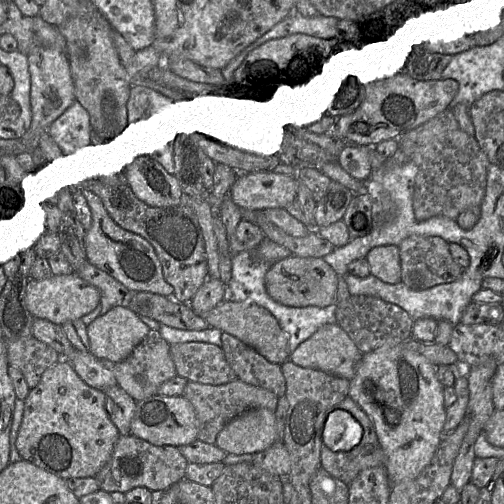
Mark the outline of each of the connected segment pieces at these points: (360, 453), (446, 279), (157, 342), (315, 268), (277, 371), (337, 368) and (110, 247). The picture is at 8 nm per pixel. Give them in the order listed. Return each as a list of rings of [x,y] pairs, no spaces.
[[[348,396],[334,408],[351,413],[362,425],[363,437],[360,444],[349,451],[334,452],[322,445],[321,468],[346,485],[350,485],[363,470],[384,467],[385,454],[372,420],[351,397]]]
[[[411,235],[399,245],[401,283],[413,290],[424,290],[458,280],[464,268],[457,264],[449,251],[449,242],[439,236]]]
[[[150,329],[144,339],[124,360],[114,362],[100,359],[103,365],[116,377],[117,384],[135,401],[140,401],[157,393],[159,386],[176,376],[174,362],[170,355],[170,344],[157,330]]]
[[[291,255],[271,265],[265,274],[265,288],[269,297],[285,306],[326,307],[335,303],[339,275],[320,257]]]
[[[222,333],[221,349],[236,379],[272,391],[278,398],[285,396],[286,382],[281,365],[269,362],[238,338]]]
[[[337,323],[325,324],[289,355],[289,361],[305,368],[351,380],[362,353]]]
[[[92,178],[82,180],[81,191],[91,211],[92,222],[85,233],[86,259],[122,283],[129,290],[148,291],[171,296],[173,287],[164,279],[162,265],[153,246],[141,235],[117,224],[96,194]]]

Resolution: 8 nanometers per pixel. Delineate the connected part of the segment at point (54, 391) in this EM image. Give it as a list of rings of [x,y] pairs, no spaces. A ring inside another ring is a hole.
[[[60,359],[48,367],[36,386],[24,399],[22,420],[16,436],[16,448],[22,457],[34,465],[60,477],[95,477],[108,462],[120,434],[105,408],[105,392],[86,384],[67,359]]]

